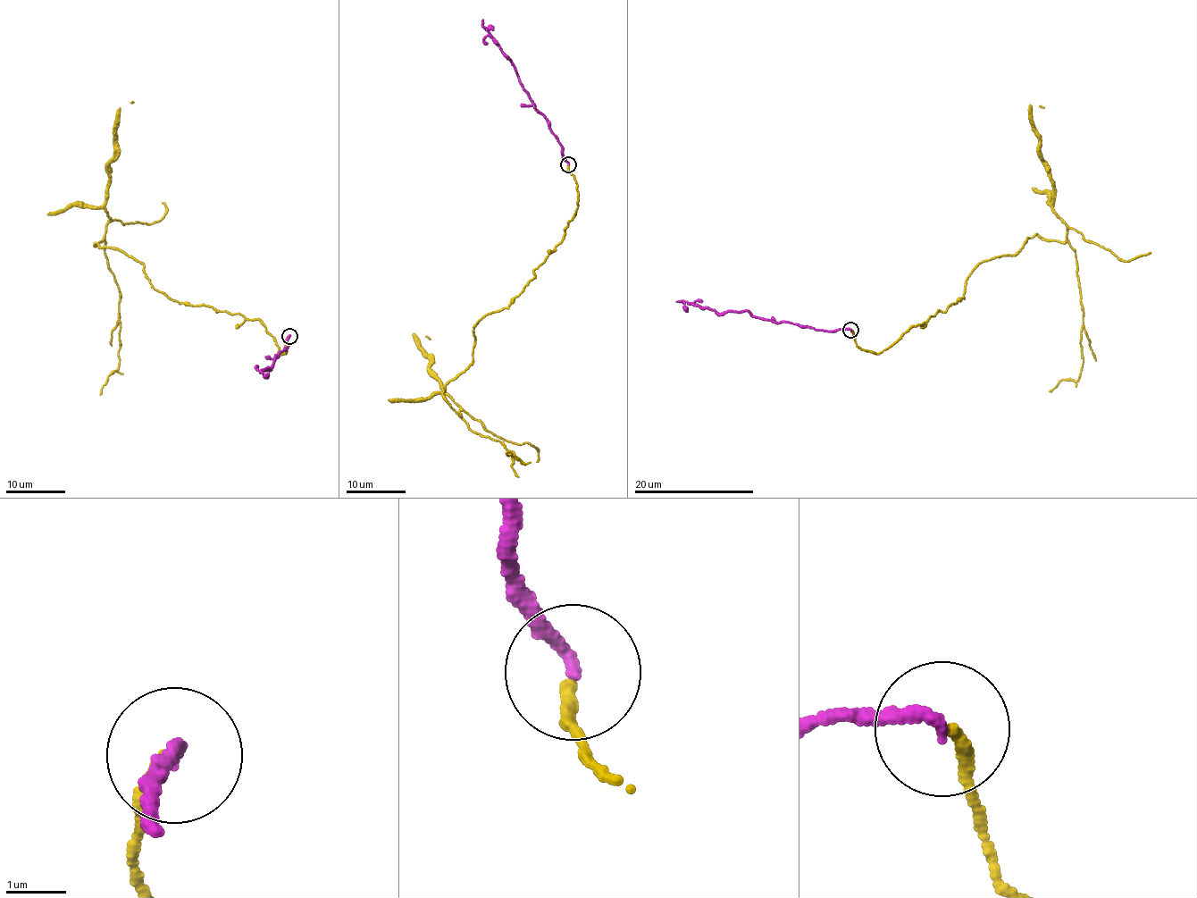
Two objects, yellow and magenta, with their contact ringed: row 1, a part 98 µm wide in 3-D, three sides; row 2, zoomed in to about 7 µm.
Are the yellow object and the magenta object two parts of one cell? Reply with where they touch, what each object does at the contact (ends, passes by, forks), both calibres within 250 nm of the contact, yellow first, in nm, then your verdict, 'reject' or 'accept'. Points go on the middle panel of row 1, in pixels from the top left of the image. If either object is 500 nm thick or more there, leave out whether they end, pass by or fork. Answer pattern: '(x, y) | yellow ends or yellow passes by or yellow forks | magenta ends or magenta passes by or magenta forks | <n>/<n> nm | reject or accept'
(568, 164) | yellow ends | magenta ends | 200/200 nm | accept

